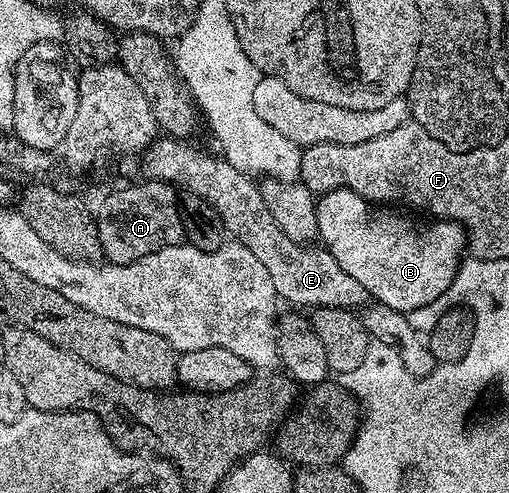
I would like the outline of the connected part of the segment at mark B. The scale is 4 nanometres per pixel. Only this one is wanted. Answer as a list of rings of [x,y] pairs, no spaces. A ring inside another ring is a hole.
[[[334,190],[318,195],[317,208],[318,241],[322,243],[333,260],[361,284],[361,288],[378,305],[388,306],[404,312],[422,308],[431,304],[437,296],[450,290],[459,271],[459,263],[464,261],[467,250],[467,232],[457,222],[446,220],[426,220],[418,222],[415,218],[406,218],[395,208],[373,208],[357,192],[352,190]]]

